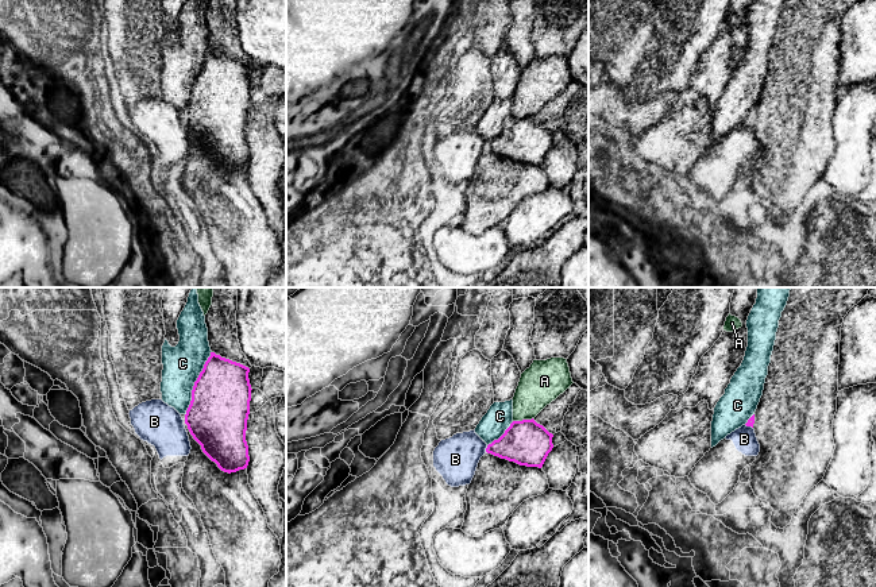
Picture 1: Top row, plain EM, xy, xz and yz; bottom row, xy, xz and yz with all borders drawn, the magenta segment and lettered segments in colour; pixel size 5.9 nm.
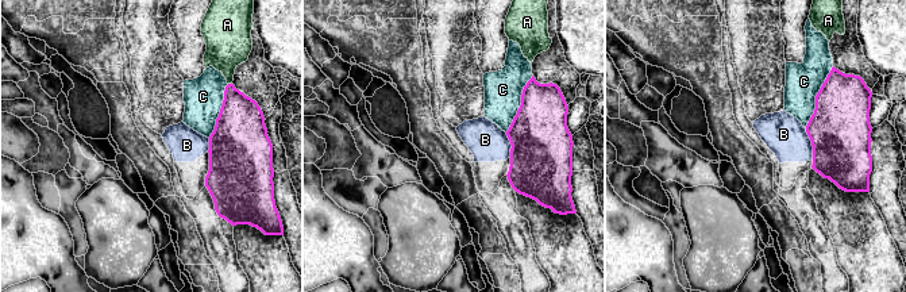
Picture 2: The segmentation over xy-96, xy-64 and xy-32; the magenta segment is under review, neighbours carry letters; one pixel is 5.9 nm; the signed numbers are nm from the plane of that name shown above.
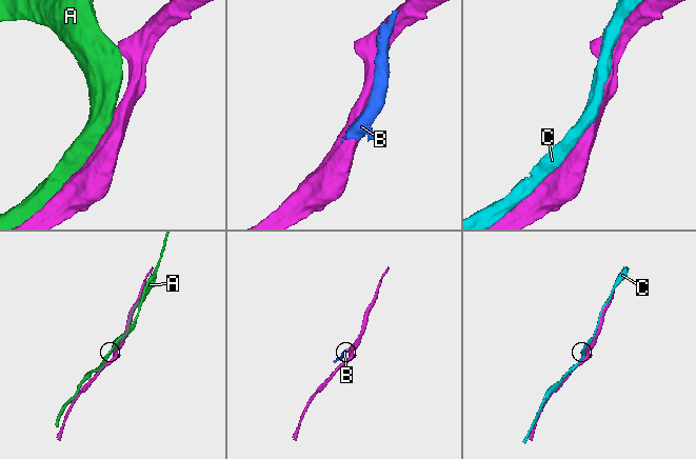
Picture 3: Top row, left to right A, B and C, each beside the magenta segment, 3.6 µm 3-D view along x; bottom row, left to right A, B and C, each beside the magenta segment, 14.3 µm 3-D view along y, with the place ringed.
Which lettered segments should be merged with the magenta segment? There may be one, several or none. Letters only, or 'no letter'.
no letter

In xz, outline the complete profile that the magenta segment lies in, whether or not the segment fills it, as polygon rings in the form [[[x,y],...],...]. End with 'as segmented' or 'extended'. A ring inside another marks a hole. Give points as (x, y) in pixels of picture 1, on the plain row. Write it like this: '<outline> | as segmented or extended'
[[[533,116],[513,119],[498,138],[487,143],[486,150],[520,163],[541,166],[553,146],[552,135]]] | as segmented

